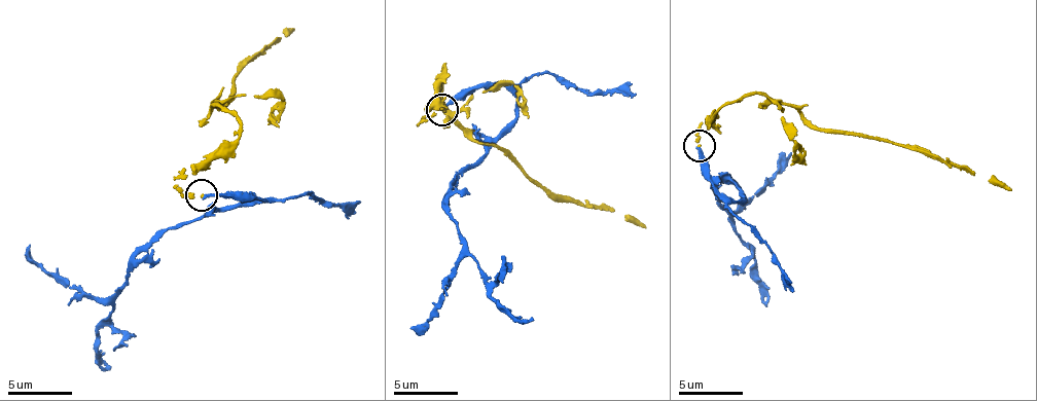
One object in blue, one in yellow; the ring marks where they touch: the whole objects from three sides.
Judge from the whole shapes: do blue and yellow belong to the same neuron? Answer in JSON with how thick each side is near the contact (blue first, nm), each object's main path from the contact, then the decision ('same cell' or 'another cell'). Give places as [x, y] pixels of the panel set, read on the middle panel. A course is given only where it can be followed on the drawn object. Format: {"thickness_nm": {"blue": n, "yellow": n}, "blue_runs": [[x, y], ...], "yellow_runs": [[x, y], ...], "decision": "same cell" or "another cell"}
{"thickness_nm": {"blue": 200, "yellow": 160}, "blue_runs": [[443, 107], [483, 85], [503, 87], [517, 104], [480, 159], [455, 172], [448, 206], [492, 296], [533, 321]], "yellow_runs": [[443, 110], [420, 120], [436, 97], [442, 68], [444, 107], [483, 144], [562, 196], [605, 205], [645, 228]], "decision": "same cell"}

